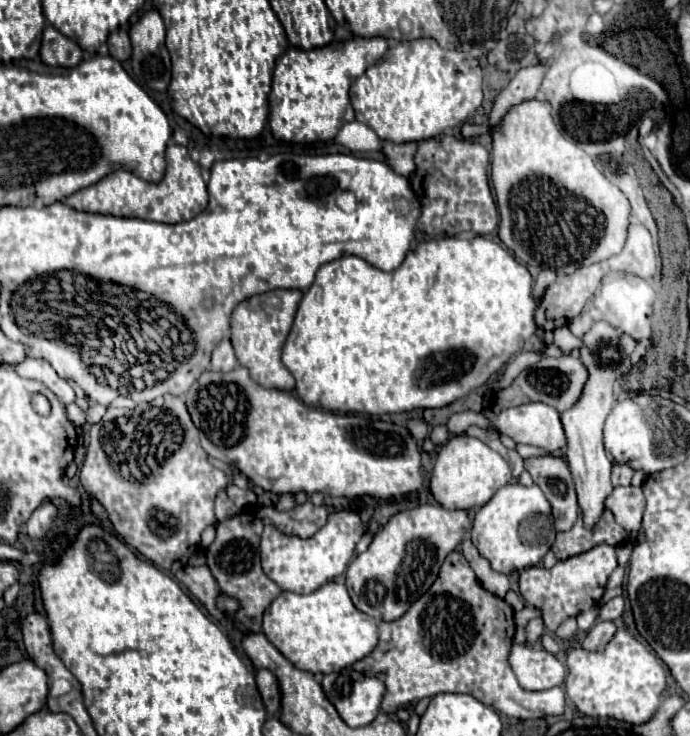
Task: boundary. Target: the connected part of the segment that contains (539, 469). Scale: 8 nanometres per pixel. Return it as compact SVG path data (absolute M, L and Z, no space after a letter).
M554 455L528 457L524 461L524 467L532 475L534 483L540 485L546 493L552 505L556 531L570 529L578 519L578 501L566 459Z

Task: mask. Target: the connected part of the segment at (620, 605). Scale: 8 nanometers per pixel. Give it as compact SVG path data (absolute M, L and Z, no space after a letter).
M614 597L610 599L602 611L600 611L600 621L616 621L624 611L624 599L622 597Z

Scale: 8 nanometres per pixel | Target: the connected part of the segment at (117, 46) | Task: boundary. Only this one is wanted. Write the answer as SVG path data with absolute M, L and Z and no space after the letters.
M116 31L108 37L108 51L114 59L118 61L126 61L132 55L132 47L130 47L130 39L128 35L116 35Z

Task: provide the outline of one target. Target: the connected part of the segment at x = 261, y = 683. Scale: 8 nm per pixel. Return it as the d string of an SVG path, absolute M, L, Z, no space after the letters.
M258 671L256 683L258 683L258 691L262 695L268 715L276 715L280 711L280 687L276 677L270 671Z

